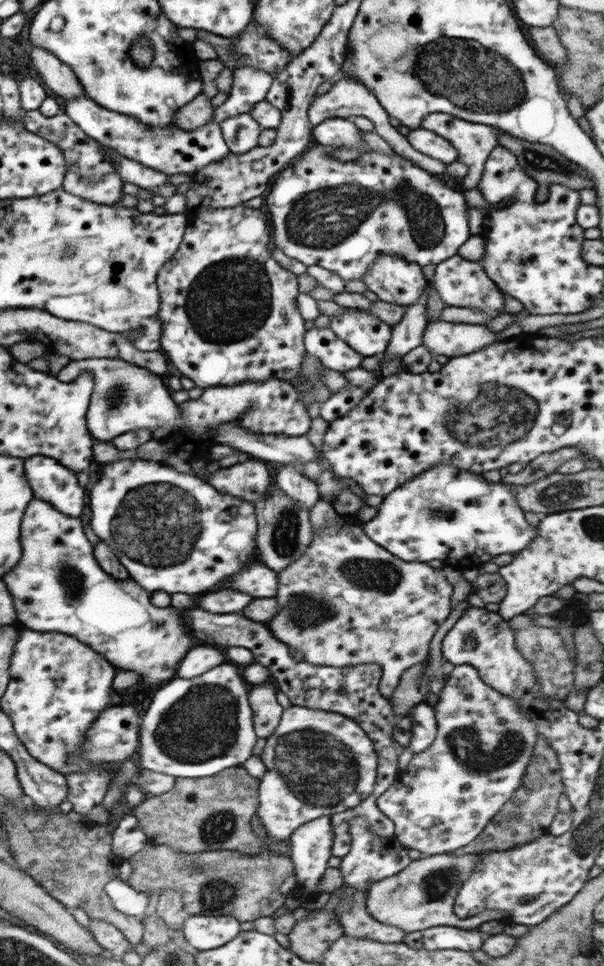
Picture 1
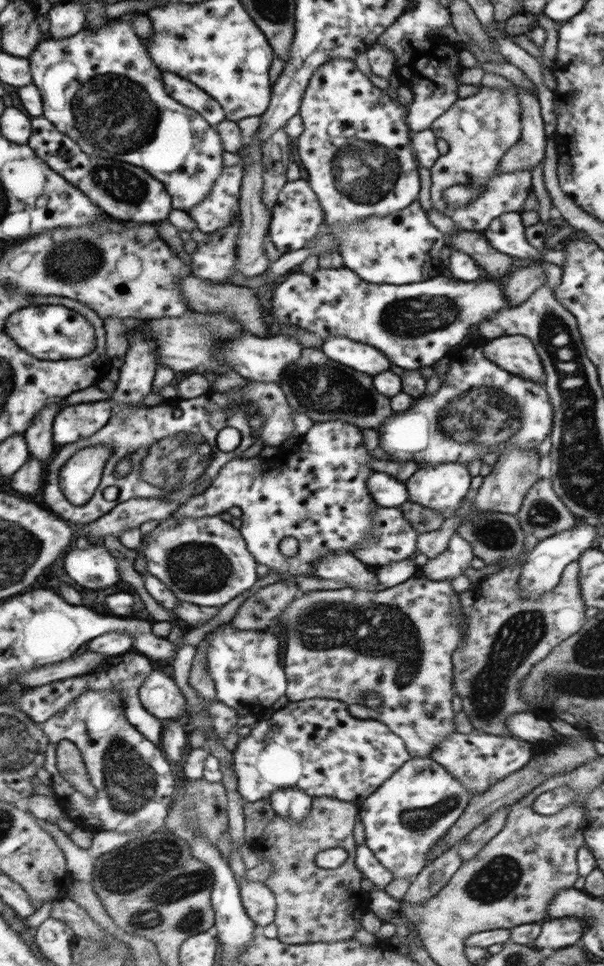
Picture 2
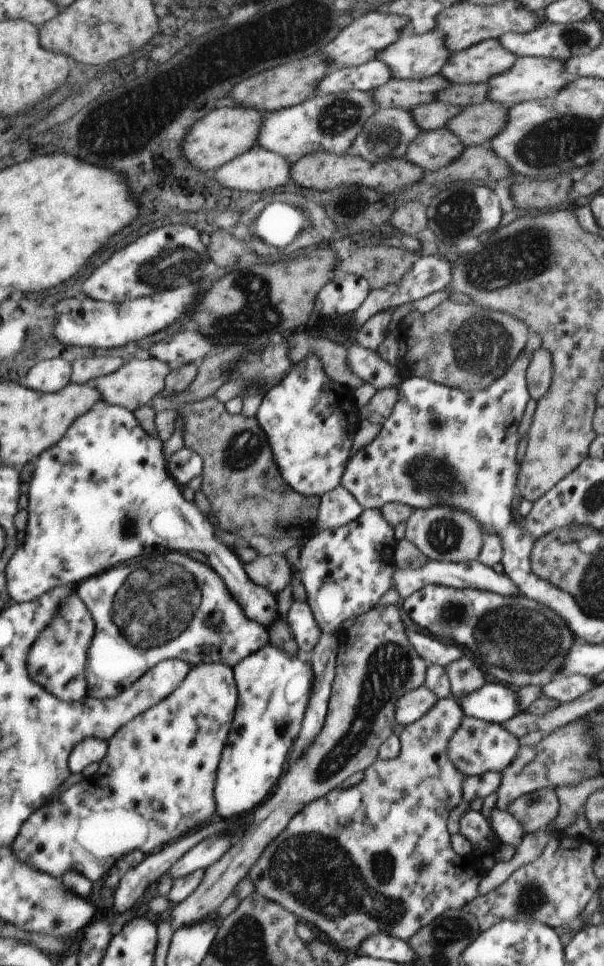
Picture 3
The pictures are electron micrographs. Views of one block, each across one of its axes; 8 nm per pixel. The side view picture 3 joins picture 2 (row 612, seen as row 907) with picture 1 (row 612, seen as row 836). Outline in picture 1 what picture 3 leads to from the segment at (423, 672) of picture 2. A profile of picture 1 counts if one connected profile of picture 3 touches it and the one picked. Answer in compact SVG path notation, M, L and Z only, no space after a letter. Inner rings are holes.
M337 515L337 521L331 522L326 528L321 528L319 532L312 533L312 540L306 549L306 552L300 558L293 561L292 564L284 567L278 575L278 590L275 599L278 600L278 612L268 621L265 627L269 628L274 639L289 646L292 652L300 652L304 657L303 662L320 667L356 667L366 664L378 664L381 668L381 682L379 683L380 695L390 700L394 691L400 684L400 678L408 668L423 664L424 668L430 662L430 643L432 637L444 619L448 618L452 608L452 591L453 586L445 577L443 568L437 569L430 567L424 562L406 562L396 558L391 552L376 544L368 538L363 531L362 524L351 519L349 515Z

